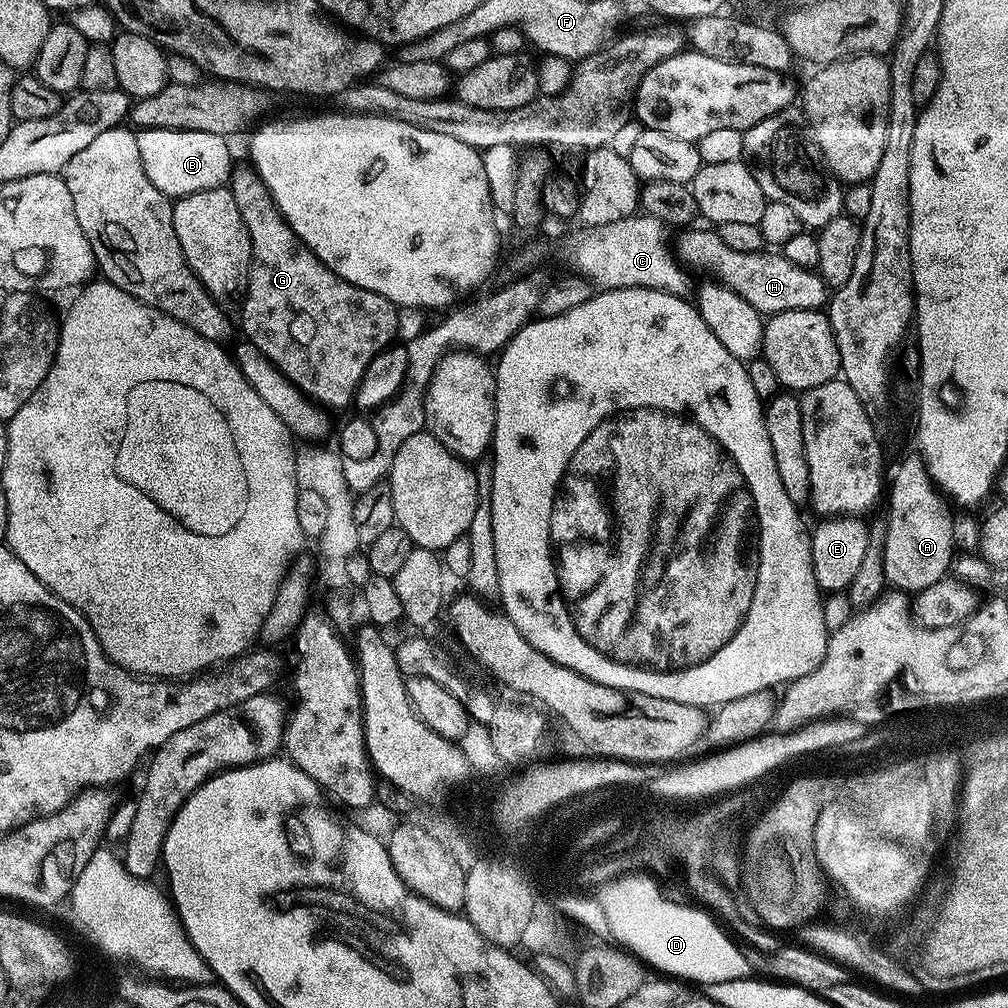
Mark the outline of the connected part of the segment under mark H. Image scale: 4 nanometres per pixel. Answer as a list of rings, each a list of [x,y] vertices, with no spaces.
[[[684,230],[680,236],[680,250],[678,248],[678,256],[681,261],[686,262],[689,260],[690,263],[694,264],[699,261],[702,264],[706,264],[710,269],[716,271],[715,276],[721,283],[727,285],[728,288],[732,288],[742,298],[746,298],[746,302],[750,302],[750,306],[754,306],[754,310],[758,310],[762,314],[771,314],[773,312],[785,312],[786,310],[810,310],[811,308],[820,310],[827,305],[830,299],[830,288],[826,283],[823,276],[820,275],[819,271],[803,268],[802,266],[794,266],[794,262],[790,262],[782,254],[776,254],[776,256],[768,256],[769,254],[759,254],[757,252],[739,252],[738,250],[730,250],[730,246],[726,246],[726,242],[722,242],[719,231],[708,230],[712,232],[688,232],[692,230]]]

